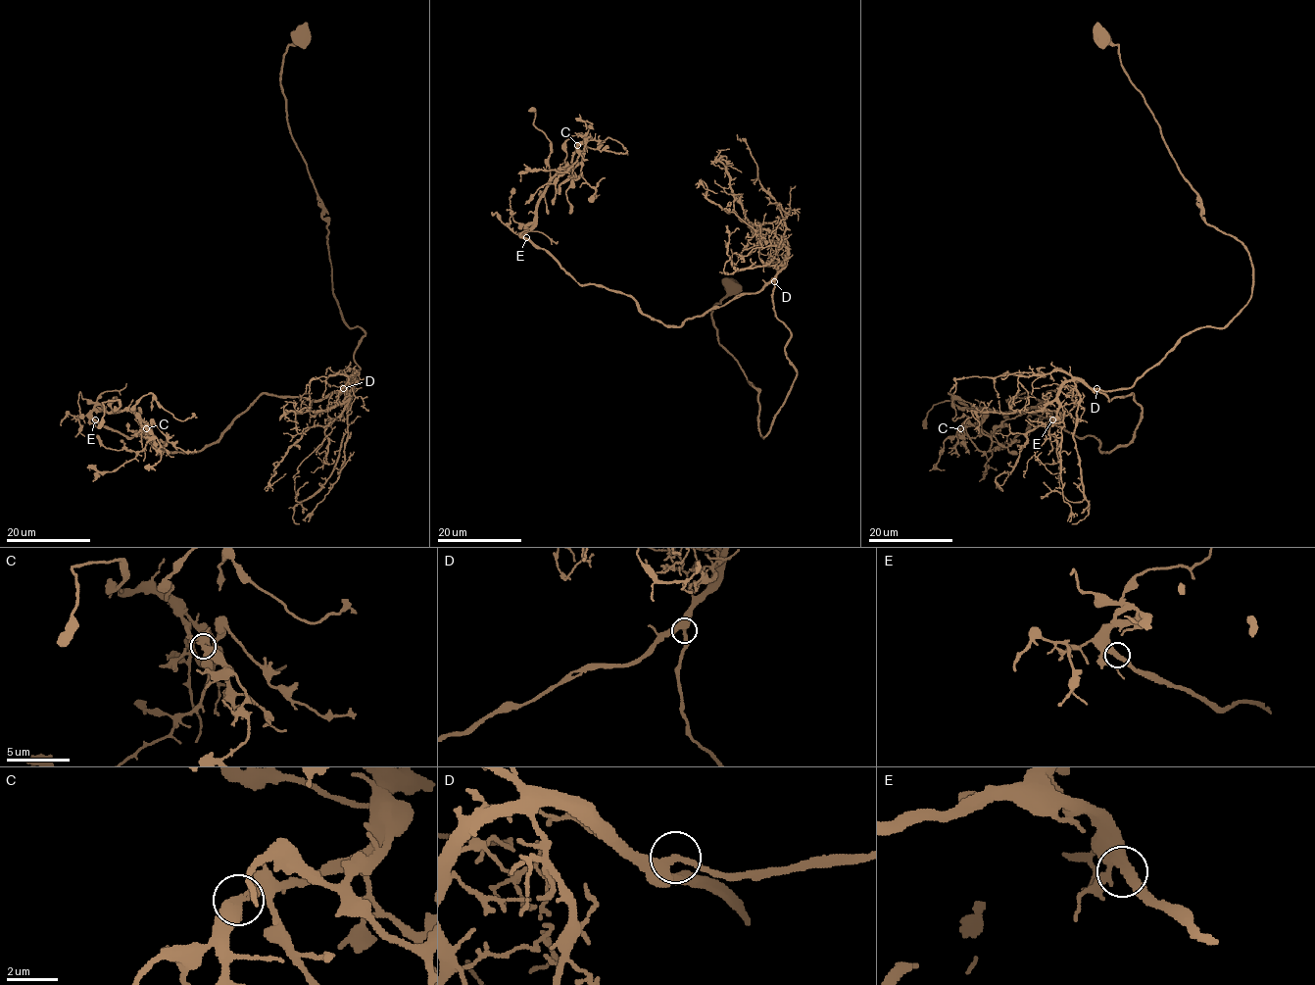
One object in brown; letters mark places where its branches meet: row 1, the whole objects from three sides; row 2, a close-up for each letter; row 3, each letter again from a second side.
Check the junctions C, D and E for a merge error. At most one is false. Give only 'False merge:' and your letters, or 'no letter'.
False merge: no letter

